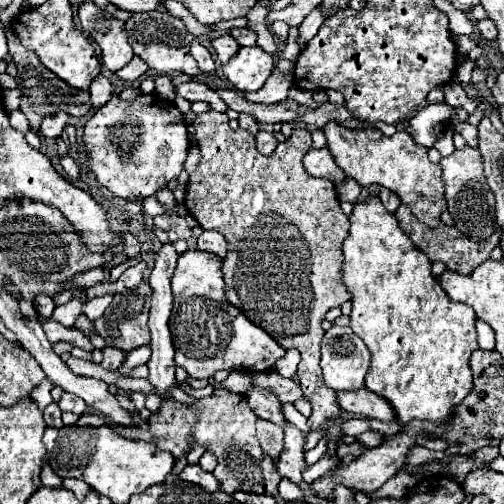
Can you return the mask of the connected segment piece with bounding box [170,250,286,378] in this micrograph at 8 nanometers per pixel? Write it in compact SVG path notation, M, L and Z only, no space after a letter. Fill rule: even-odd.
M186 250L178 258L172 276L174 308L170 316L170 332L174 342L174 362L192 378L212 378L218 370L244 368L248 372L272 370L286 348L270 334L252 324L236 306L226 300L222 278L222 260L212 252Z

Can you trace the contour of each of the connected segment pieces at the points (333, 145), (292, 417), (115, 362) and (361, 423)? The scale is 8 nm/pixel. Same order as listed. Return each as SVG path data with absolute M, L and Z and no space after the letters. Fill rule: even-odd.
M334 120L328 122L322 132L328 140L326 148L332 152L336 164L346 176L354 178L362 186L380 184L390 188L404 204L410 206L412 214L420 222L428 226L440 224L440 214L446 210L442 170L438 164L428 160L428 148L416 144L408 132L396 132L388 138L380 130L350 130Z
M284 404L284 406L282 406L282 412L284 412L284 418L286 418L288 422L292 422L296 428L300 428L304 434L308 434L306 418L294 408L294 404Z
M104 348L102 350L102 354L104 354L104 358L102 358L102 368L106 368L106 370L116 370L120 364L122 364L122 360L124 360L124 352L122 350L116 350L116 348Z
M352 418L352 420L348 420L348 426L344 426L344 434L348 434L348 436L356 436L366 430L370 430L368 418Z

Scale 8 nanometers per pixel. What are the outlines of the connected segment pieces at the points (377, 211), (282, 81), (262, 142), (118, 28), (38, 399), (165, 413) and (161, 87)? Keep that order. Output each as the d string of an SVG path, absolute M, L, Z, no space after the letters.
M370 194L364 202L356 202L352 214L348 216L348 220L350 220L350 230L348 230L348 236L346 236L344 244L342 244L342 256L344 256L342 278L344 278L346 290L352 294L352 300L350 300L350 302L352 302L350 328L364 340L364 344L368 346L370 356L372 356L370 370L368 370L368 374L366 374L366 388L368 388L370 392L376 392L378 396L386 398L386 400L394 406L396 416L400 418L400 424L406 424L406 422L410 422L410 420L414 420L414 418L418 418L418 420L432 420L434 424L444 424L444 422L450 418L452 408L454 408L456 404L460 404L460 402L464 400L464 396L472 390L472 372L470 372L468 362L470 362L470 354L478 348L478 344L476 344L476 328L474 328L476 314L474 314L474 310L472 310L470 306L460 304L460 302L452 302L452 300L444 294L440 282L438 282L438 280L434 278L434 274L432 274L432 262L430 262L420 250L416 250L416 246L412 246L412 240L400 230L396 216L392 216L392 214L382 206L382 202L380 202L378 196Z
M274 70L268 78L268 82L258 90L258 92L252 92L252 94L246 94L244 98L250 100L250 102L262 102L262 104L276 104L276 102L282 102L286 100L288 96L288 88L292 86L292 76L284 76L280 74L278 70Z
M258 132L256 134L256 148L262 154L272 154L276 144L278 144L278 140L276 140L276 136L272 132Z
M94 2L80 4L78 18L82 28L102 48L102 62L110 72L118 72L132 60L134 52L128 44L124 22L112 20L112 16L104 14L104 10L100 10Z
M45 378L38 386L36 386L36 388L34 388L34 390L32 390L30 396L40 410L44 410L53 402L51 396L53 386L53 383L48 378Z
M216 388L210 398L200 398L192 406L186 406L186 404L176 402L176 400L162 400L160 410L148 418L148 428L150 428L150 434L152 434L154 442L156 442L156 446L160 450L166 450L166 452L174 454L176 460L180 460L188 452L188 448L194 448L196 444L202 444L202 446L206 446L206 450L214 452L214 456L218 460L218 466L216 466L214 474L220 480L224 492L234 494L234 492L242 490L242 492L278 496L280 474L278 474L272 458L266 456L262 452L260 444L258 444L258 438L256 438L256 422L258 422L258 418L250 410L248 400L246 400L244 394L234 394L234 392L226 390L226 388Z
M158 76L156 78L156 92L164 98L164 100L174 100L174 86L170 82L170 76Z

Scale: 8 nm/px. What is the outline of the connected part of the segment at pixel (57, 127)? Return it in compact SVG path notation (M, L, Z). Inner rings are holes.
M58 112L54 116L46 116L44 124L40 124L40 134L46 136L46 138L58 138L66 124L68 124L68 114L66 112Z

